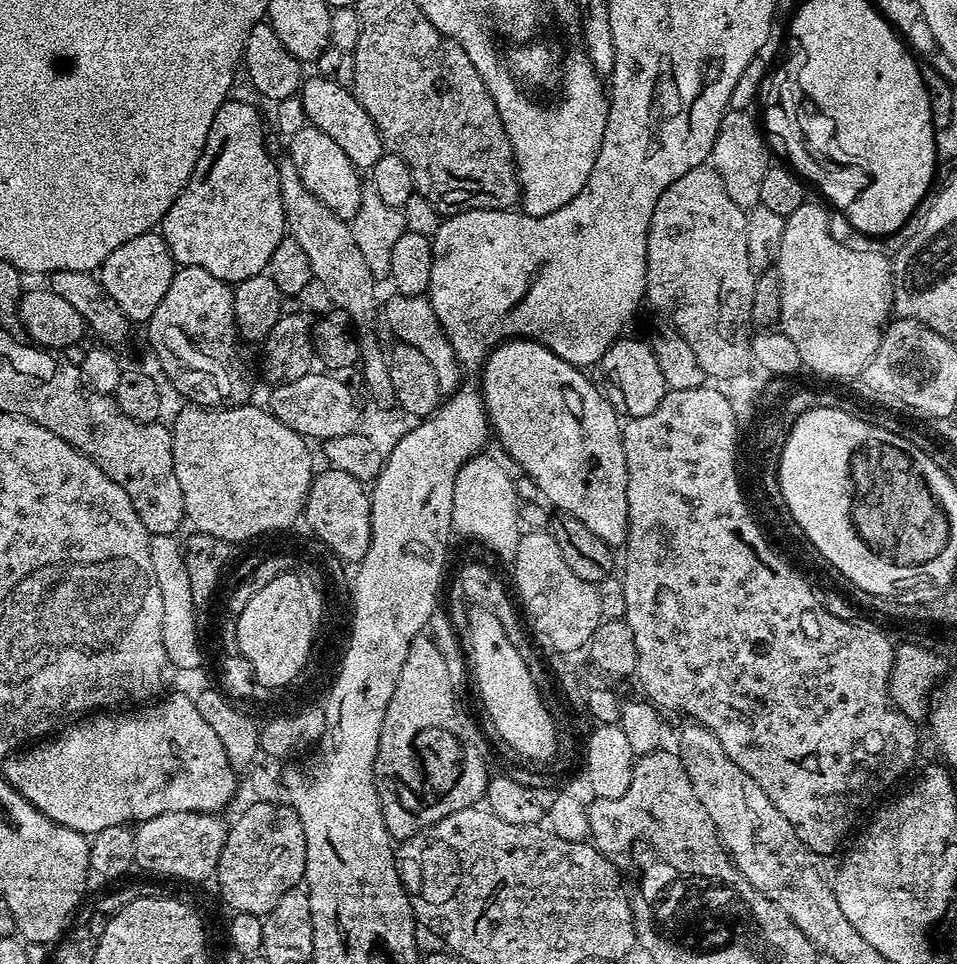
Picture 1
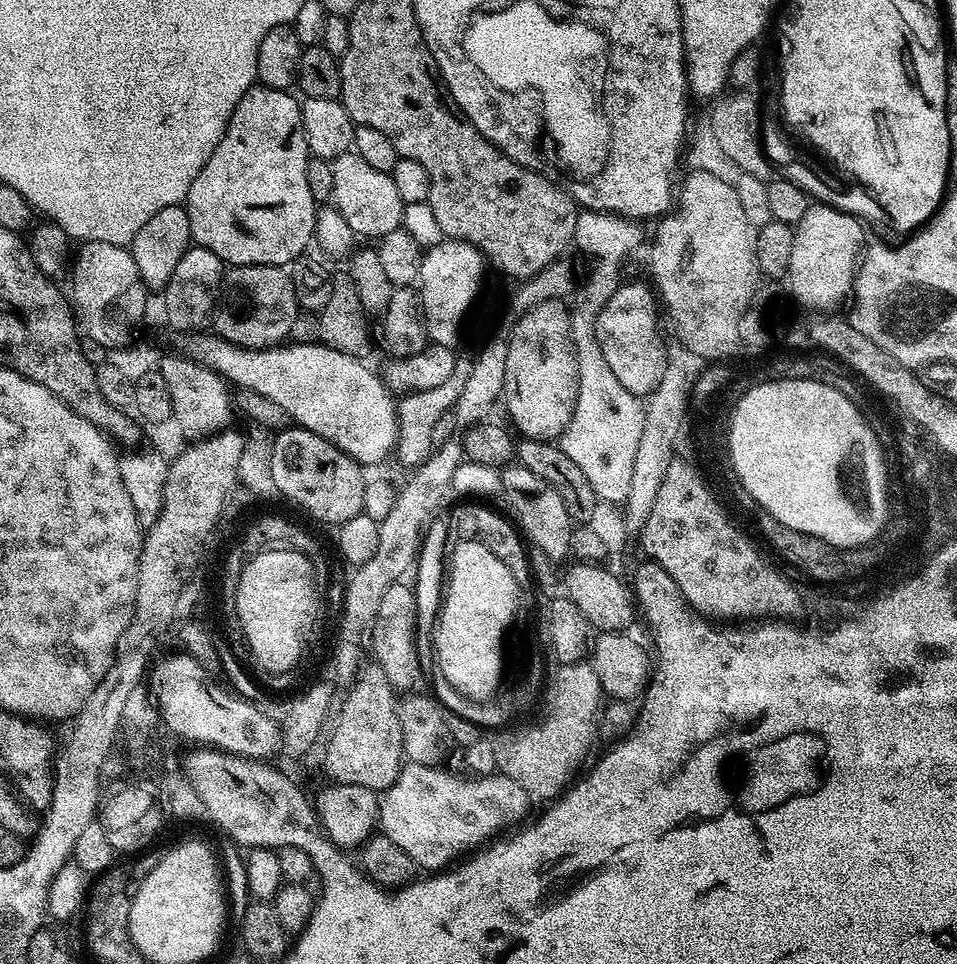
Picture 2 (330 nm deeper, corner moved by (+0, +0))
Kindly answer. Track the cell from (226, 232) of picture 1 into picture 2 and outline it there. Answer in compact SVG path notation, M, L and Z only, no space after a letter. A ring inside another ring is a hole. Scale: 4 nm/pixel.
M253 86L246 94L242 94L242 102L238 102L238 106L234 106L232 117L226 126L226 134L222 138L222 142L218 142L218 146L214 146L214 154L210 154L206 166L202 166L198 178L194 178L194 186L190 186L188 191L186 207L188 209L188 217L190 218L192 244L195 247L205 248L214 254L218 254L218 258L223 260L225 265L279 264L281 266L288 266L301 259L307 253L304 251L307 250L308 243L310 245L313 243L316 235L318 203L316 204L316 196L312 193L312 184L308 181L310 153L304 127L302 126L301 101L299 99L295 100L291 96L292 94L291 91L283 88L265 88L263 86Z

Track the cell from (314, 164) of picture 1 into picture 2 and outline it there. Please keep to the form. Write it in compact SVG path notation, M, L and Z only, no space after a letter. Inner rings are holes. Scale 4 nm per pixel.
M354 150L343 152L331 161L330 168L331 203L357 237L379 238L402 227L405 202L402 194L398 194L398 186L394 186L394 178L389 173L372 169Z

